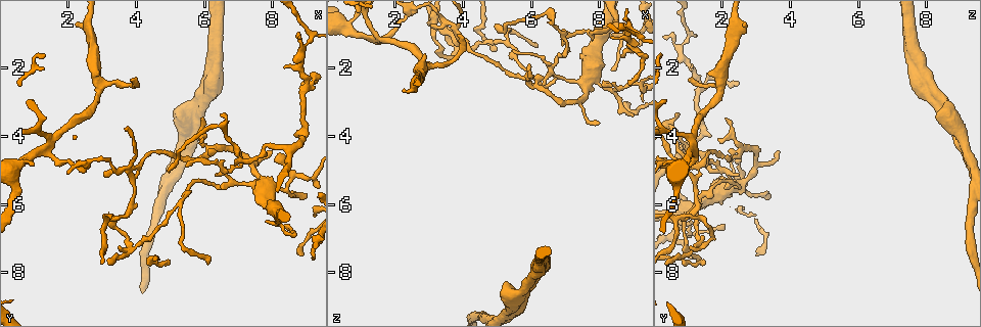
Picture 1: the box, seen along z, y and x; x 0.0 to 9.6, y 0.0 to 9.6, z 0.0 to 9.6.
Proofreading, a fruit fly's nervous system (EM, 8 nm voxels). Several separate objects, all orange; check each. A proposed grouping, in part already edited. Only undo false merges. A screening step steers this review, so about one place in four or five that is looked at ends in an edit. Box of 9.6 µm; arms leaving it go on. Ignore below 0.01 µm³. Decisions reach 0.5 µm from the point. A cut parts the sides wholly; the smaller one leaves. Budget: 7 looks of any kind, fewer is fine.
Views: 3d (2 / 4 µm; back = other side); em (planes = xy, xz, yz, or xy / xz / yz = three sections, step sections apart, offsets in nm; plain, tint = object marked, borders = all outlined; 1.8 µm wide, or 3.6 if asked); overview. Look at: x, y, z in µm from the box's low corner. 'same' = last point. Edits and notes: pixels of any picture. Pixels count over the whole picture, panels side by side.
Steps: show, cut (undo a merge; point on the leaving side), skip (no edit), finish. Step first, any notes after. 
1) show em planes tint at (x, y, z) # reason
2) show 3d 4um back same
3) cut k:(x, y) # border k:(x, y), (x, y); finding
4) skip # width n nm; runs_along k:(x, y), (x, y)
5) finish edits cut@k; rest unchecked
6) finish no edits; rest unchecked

show em 3.6um planes tint at (6.05, 4.50, 2.50) # three arms meet

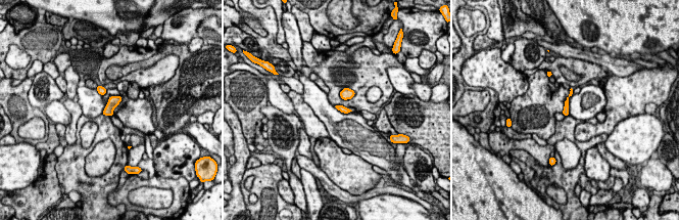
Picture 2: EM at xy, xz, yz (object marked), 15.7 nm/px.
skip # runs_along 2:(571, 92), (567, 99), (565, 114); continuous, no second cell

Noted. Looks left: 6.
show em 3.6um planes plain at (7.50, 5.40, 2.45) # a fork

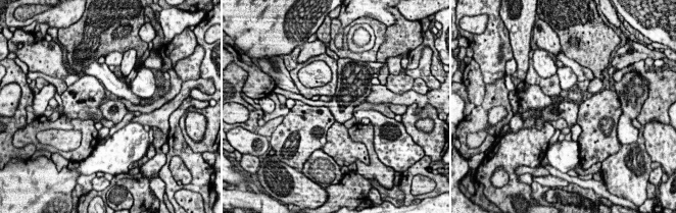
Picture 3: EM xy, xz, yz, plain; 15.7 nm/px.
show em 3.6um planes tint same # with the object marked

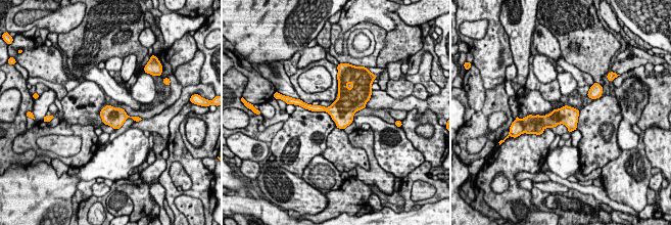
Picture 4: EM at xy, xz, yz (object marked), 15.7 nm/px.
skip # one cell here

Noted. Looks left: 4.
show em planes tint at (3.20, 6.45, 0.85) # sharp bend

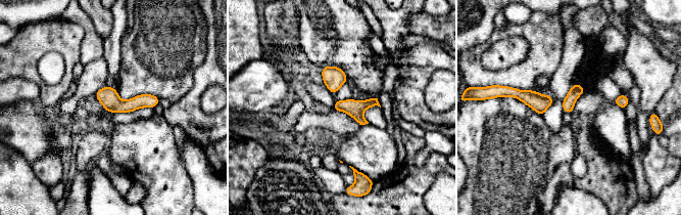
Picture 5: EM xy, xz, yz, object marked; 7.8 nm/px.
skip # width 100 nm; runs_along 5:(98, 95), (114, 104), (156, 99); one cell here

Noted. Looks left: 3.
finish no edits; rest unchecked

